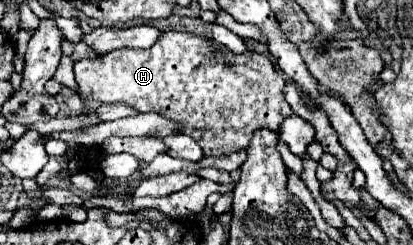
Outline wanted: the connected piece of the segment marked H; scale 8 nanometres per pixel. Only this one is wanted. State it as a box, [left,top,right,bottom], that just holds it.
[73,32,293,156]

